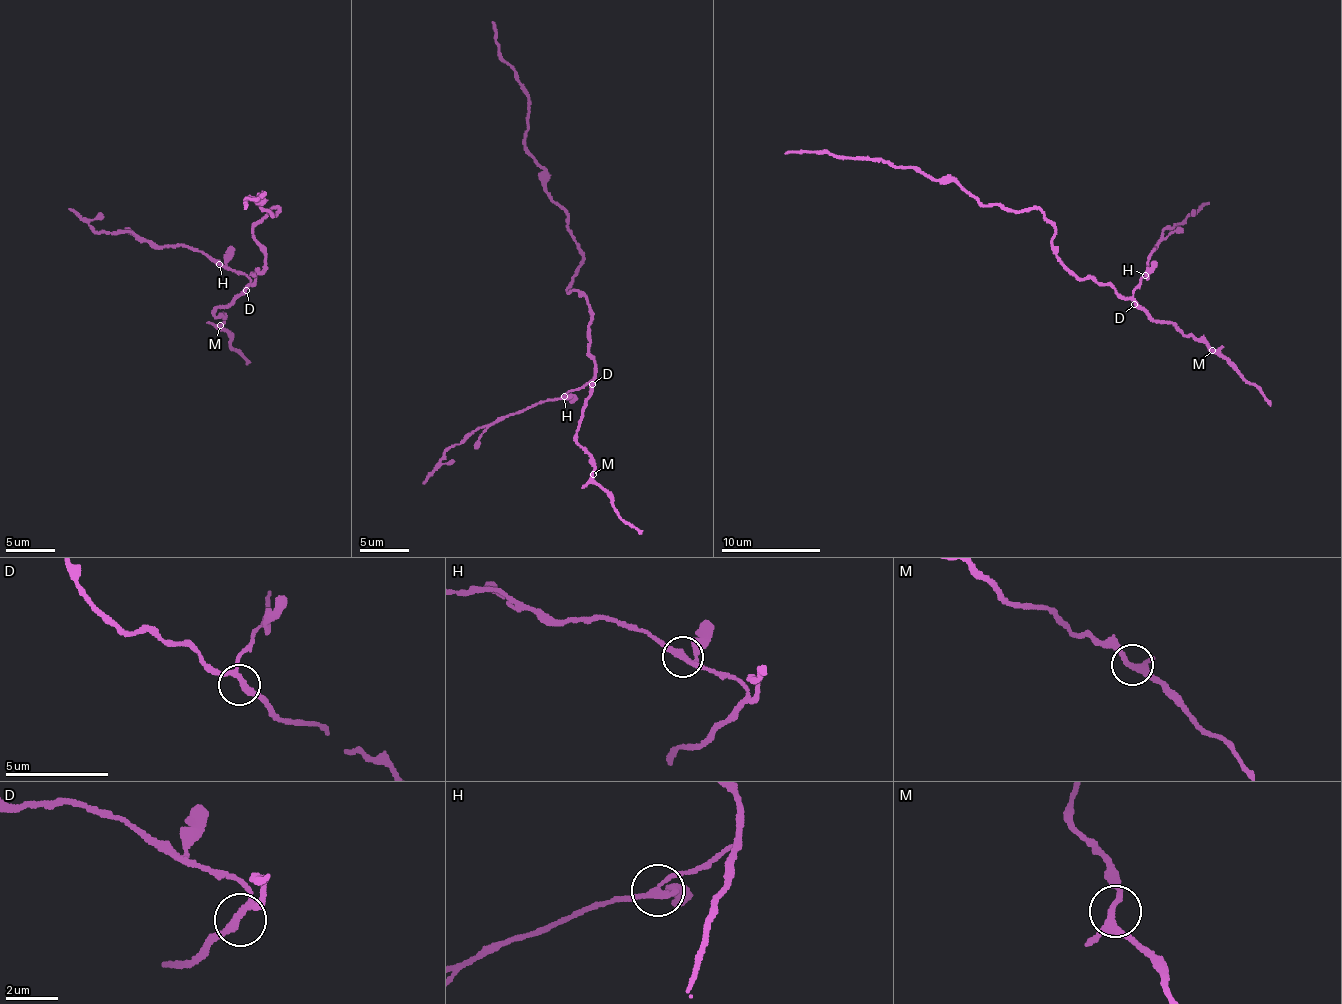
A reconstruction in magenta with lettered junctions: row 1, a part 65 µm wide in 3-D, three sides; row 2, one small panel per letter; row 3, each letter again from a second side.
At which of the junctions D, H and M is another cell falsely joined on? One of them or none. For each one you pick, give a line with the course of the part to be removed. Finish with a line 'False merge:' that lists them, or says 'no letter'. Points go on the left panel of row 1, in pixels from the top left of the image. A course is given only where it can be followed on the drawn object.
False merge: no letter

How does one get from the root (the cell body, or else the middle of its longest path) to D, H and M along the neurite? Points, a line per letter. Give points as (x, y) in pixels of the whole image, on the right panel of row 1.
D: (1052, 242), (1059, 259), (1078, 277), (1093, 277), (1100, 283), (1107, 283), (1134, 304)
H: (1052, 242), (1059, 259), (1078, 277), (1093, 277), (1100, 283), (1107, 283), (1125, 298), (1130, 298), (1146, 274)
M: (1052, 242), (1059, 259), (1078, 277), (1093, 277), (1100, 283), (1107, 283), (1155, 319), (1176, 324), (1212, 350)

